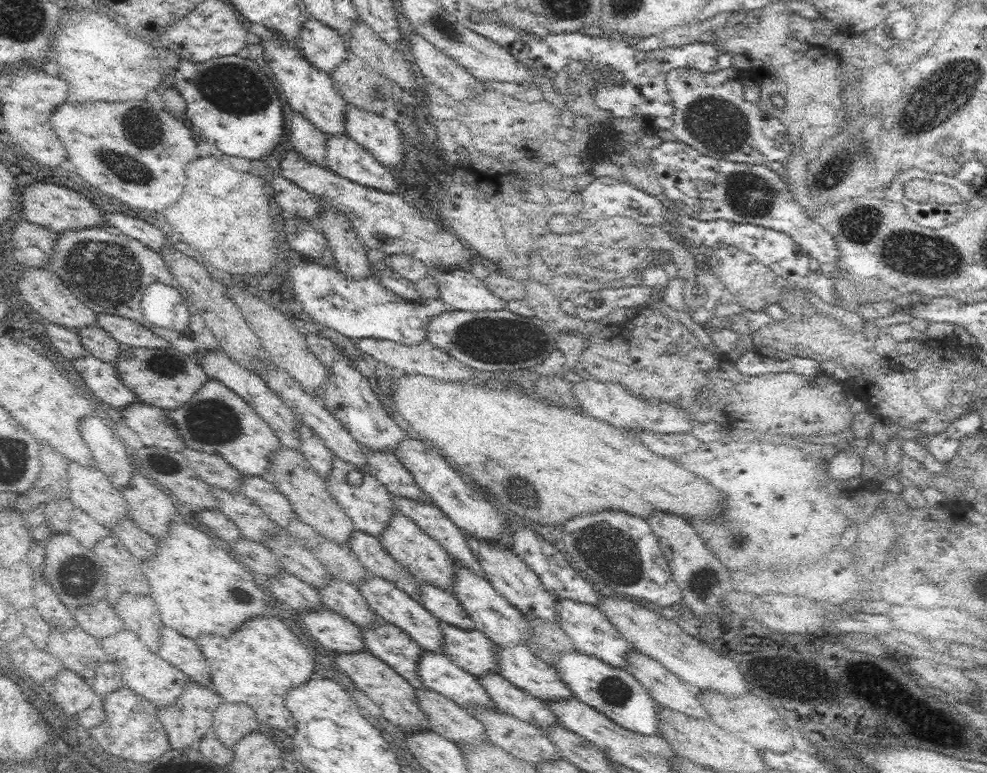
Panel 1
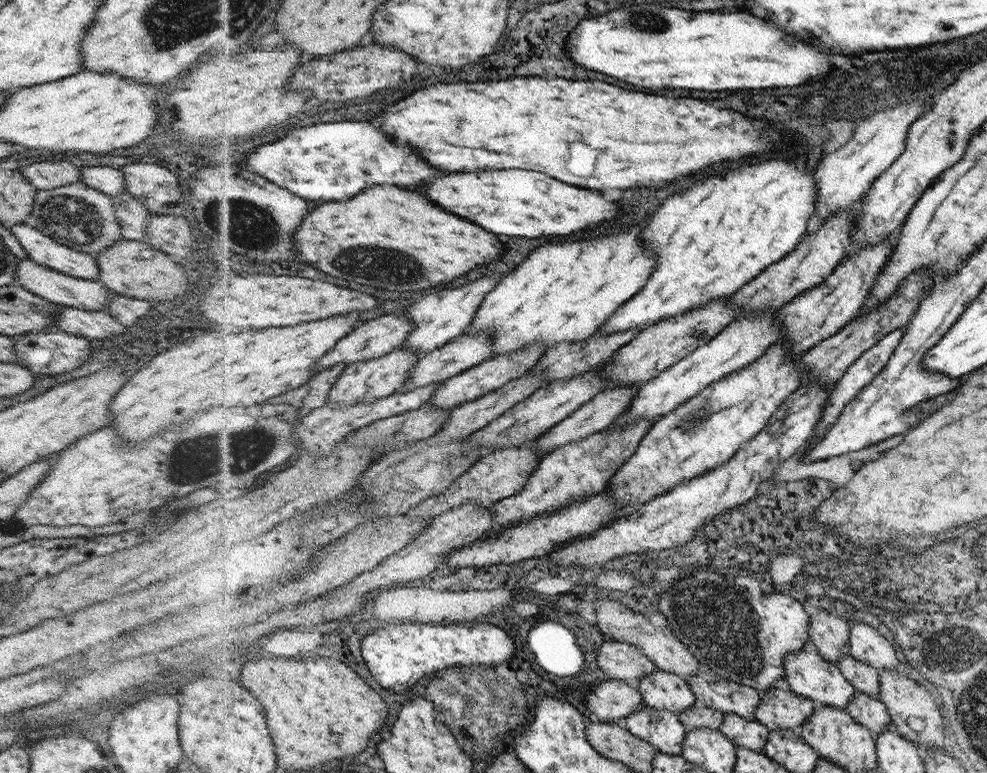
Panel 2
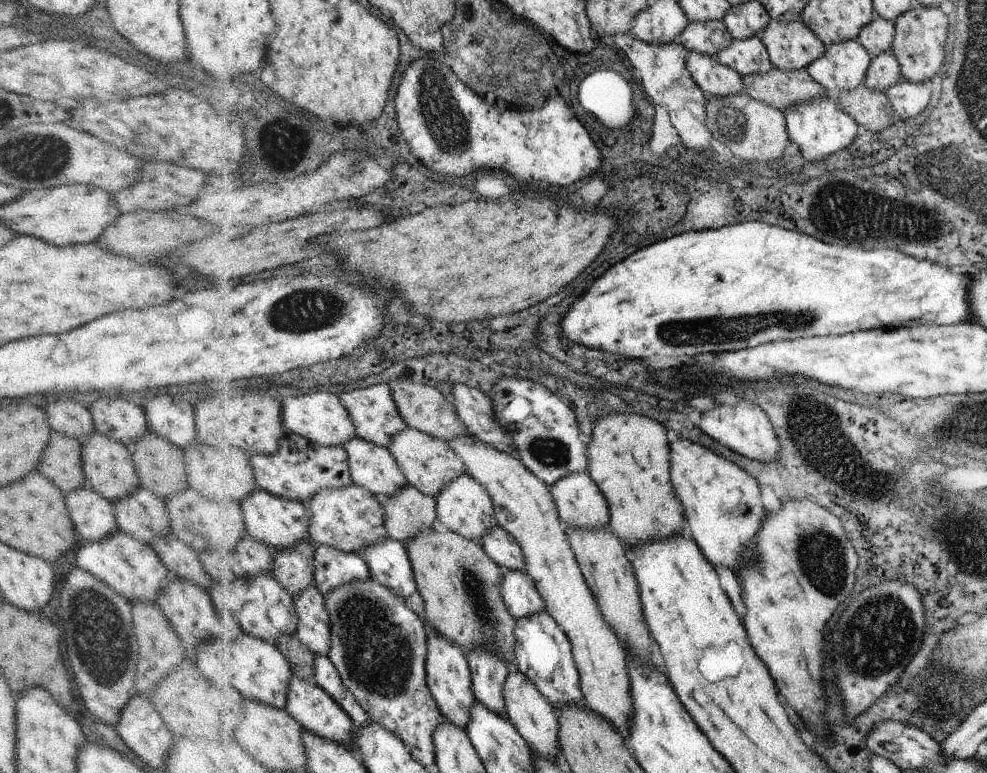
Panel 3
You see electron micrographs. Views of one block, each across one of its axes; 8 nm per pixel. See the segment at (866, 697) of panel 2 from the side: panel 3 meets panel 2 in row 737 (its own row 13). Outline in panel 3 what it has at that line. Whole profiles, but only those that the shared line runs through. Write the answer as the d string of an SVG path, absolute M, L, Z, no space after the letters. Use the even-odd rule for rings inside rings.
M875 13L868 26L864 26L863 32L858 34L858 41L863 43L872 59L890 51L894 38L895 21L884 20L878 13Z

